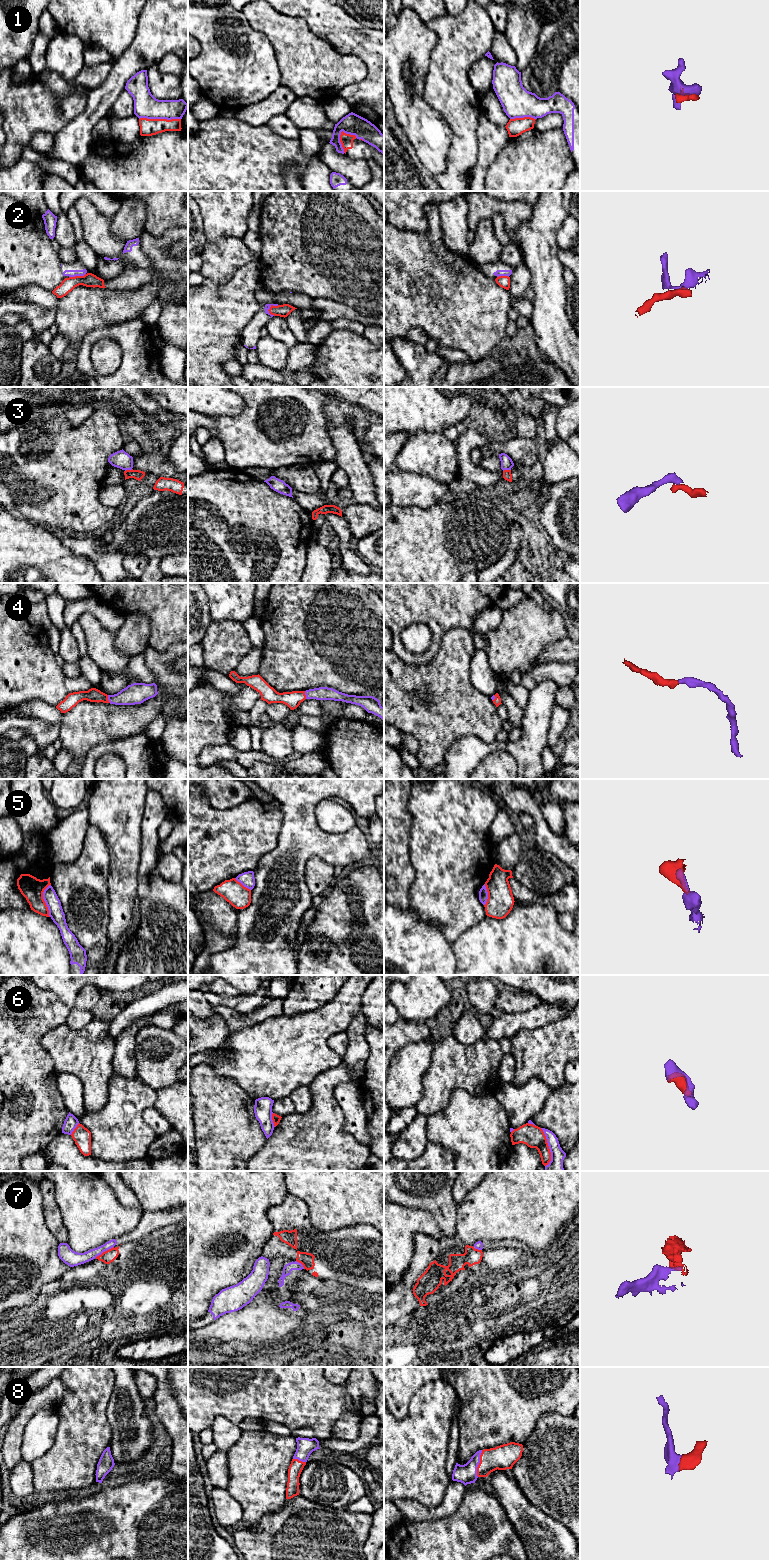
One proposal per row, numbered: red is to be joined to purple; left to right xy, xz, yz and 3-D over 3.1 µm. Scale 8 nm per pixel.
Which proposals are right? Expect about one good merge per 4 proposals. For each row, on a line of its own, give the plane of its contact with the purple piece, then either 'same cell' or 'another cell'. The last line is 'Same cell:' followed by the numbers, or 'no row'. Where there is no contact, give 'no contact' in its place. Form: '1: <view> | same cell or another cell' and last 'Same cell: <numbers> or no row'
1: xy | another cell
2: xz | another cell
3: yz | another cell
4: xy | same cell
5: xy | another cell
6: yz | another cell
7: xy | another cell
8: yz | same cell
Same cell: 4, 8

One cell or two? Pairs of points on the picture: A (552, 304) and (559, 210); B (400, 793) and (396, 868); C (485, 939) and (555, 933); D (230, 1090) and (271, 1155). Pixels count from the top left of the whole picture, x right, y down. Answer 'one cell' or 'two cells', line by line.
A: one cell
B: one cell
C: one cell
D: two cells

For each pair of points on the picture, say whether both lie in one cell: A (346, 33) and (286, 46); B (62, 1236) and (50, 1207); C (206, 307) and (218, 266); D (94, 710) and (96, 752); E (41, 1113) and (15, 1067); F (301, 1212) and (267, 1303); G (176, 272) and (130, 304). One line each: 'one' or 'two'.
A: two
B: one
C: two
D: two
E: one
F: two
G: one

